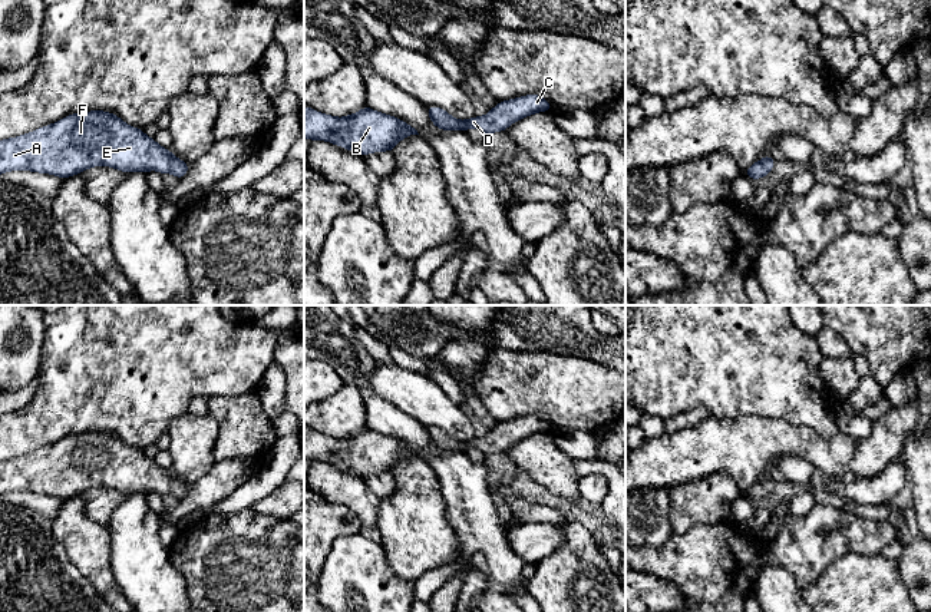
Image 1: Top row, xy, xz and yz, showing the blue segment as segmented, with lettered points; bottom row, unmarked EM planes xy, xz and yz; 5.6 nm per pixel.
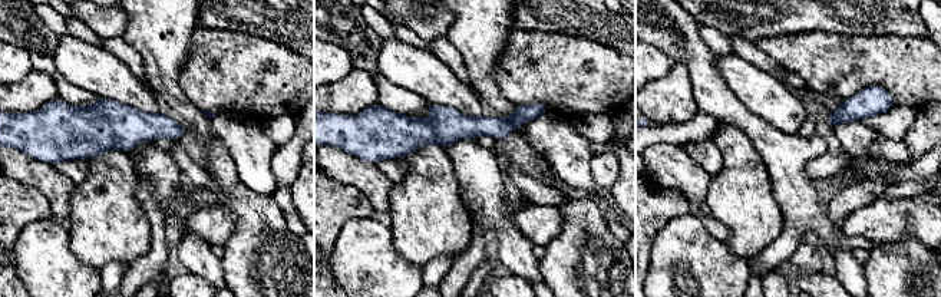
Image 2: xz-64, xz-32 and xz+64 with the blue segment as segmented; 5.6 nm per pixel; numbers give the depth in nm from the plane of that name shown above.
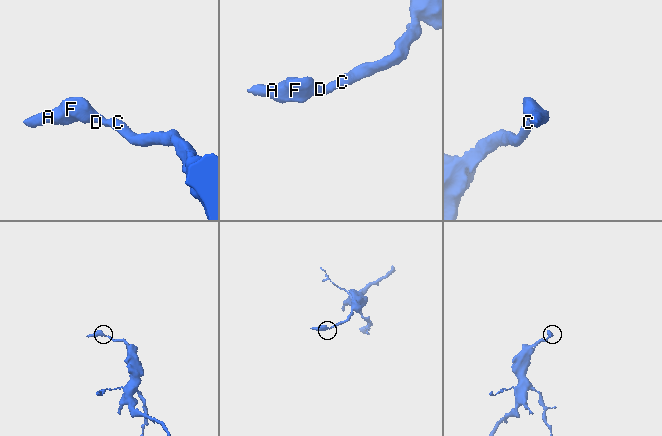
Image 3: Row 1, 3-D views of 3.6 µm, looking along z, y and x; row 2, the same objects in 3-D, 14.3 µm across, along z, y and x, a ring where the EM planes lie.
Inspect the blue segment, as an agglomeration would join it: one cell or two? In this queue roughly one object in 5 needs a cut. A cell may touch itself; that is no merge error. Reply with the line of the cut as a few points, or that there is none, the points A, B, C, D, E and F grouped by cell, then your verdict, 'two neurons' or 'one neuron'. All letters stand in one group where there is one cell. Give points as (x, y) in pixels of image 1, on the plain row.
cut none; groups A B C D E F; one neuron

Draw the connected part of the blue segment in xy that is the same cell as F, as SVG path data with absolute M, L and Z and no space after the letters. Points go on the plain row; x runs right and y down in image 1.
M103 431L79 433L22 457L0 462L0 496L30 492L66 500L93 487L122 493L158 492L182 500L189 484L142 450Z

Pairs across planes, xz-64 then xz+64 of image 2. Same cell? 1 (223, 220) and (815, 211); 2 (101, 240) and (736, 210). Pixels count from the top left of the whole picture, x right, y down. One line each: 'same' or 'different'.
1: different
2: same

